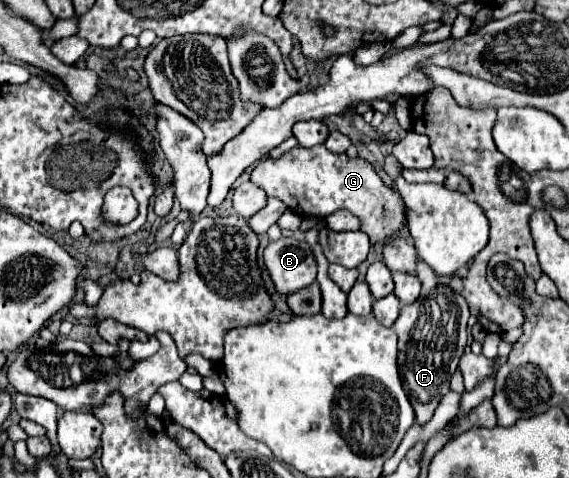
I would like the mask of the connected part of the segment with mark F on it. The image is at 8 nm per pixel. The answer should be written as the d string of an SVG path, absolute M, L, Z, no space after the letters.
M444 284L436 286L430 296L420 296L414 304L402 306L402 312L394 324L394 330L400 338L398 370L418 424L426 424L432 418L440 398L448 392L448 382L458 368L458 360L468 342L468 316L470 312L466 298Z

